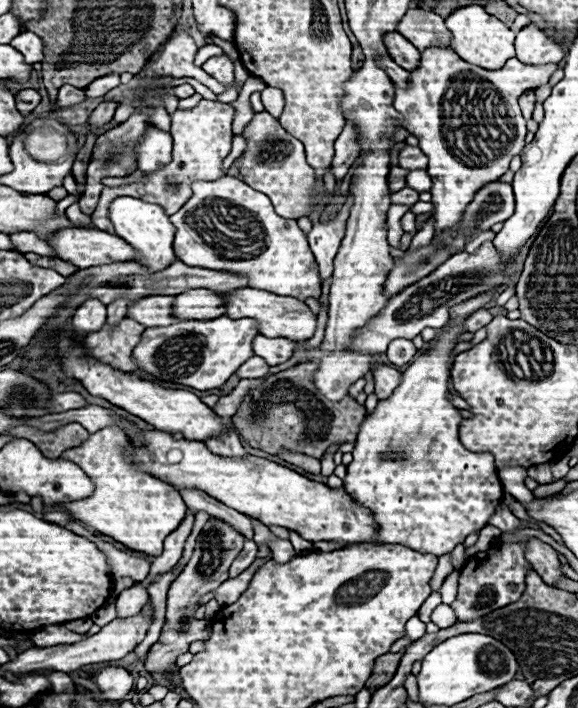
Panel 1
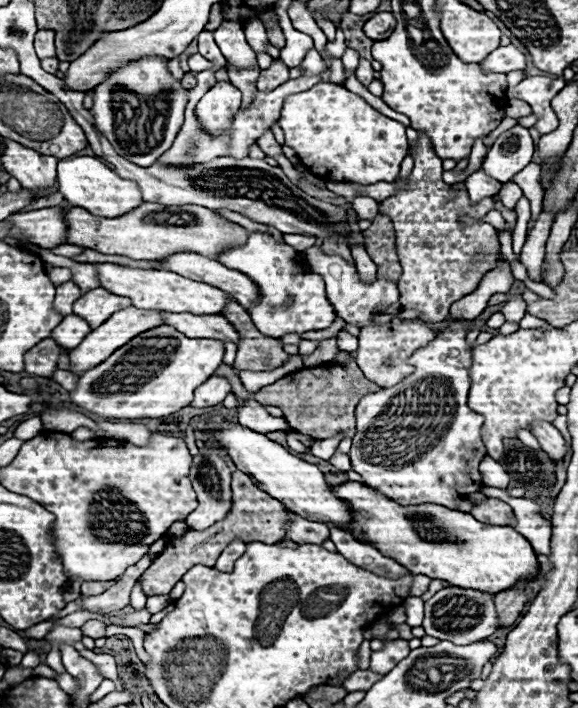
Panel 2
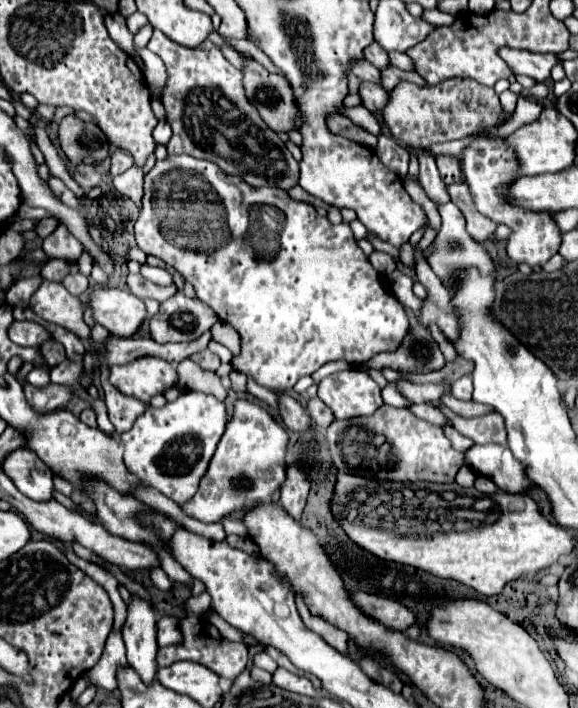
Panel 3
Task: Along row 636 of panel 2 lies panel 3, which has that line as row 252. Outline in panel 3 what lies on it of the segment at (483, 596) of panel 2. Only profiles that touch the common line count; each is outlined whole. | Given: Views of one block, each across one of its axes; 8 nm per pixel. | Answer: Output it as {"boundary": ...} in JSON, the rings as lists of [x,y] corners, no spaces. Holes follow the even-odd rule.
{"boundary":[[[446,202],[446,204],[436,204],[438,206],[438,212],[442,216],[442,228],[438,232],[438,236],[434,238],[434,252],[432,256],[428,258],[428,264],[432,266],[432,270],[436,272],[436,276],[452,290],[454,288],[454,280],[450,276],[452,268],[464,268],[464,266],[476,266],[480,268],[482,274],[488,274],[492,268],[494,268],[494,262],[488,254],[488,250],[484,246],[480,246],[474,238],[470,238],[470,234],[466,232],[466,222],[462,218],[462,212],[452,204],[452,202]]]}

